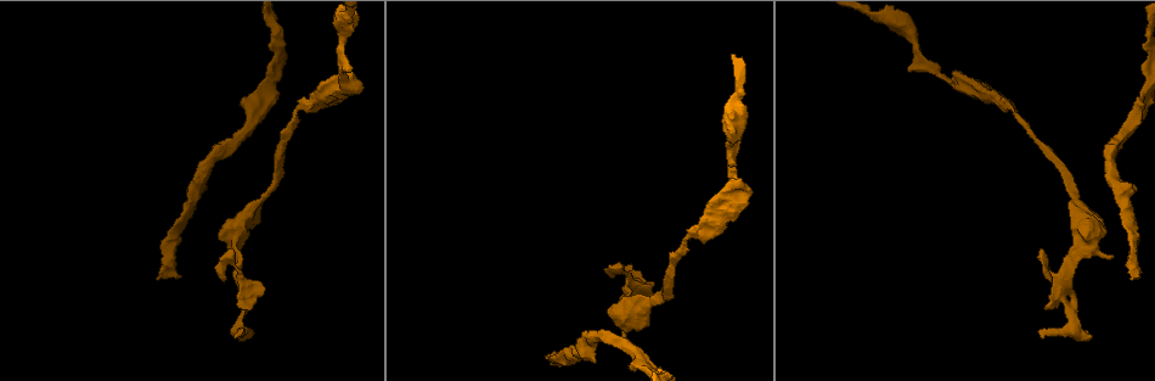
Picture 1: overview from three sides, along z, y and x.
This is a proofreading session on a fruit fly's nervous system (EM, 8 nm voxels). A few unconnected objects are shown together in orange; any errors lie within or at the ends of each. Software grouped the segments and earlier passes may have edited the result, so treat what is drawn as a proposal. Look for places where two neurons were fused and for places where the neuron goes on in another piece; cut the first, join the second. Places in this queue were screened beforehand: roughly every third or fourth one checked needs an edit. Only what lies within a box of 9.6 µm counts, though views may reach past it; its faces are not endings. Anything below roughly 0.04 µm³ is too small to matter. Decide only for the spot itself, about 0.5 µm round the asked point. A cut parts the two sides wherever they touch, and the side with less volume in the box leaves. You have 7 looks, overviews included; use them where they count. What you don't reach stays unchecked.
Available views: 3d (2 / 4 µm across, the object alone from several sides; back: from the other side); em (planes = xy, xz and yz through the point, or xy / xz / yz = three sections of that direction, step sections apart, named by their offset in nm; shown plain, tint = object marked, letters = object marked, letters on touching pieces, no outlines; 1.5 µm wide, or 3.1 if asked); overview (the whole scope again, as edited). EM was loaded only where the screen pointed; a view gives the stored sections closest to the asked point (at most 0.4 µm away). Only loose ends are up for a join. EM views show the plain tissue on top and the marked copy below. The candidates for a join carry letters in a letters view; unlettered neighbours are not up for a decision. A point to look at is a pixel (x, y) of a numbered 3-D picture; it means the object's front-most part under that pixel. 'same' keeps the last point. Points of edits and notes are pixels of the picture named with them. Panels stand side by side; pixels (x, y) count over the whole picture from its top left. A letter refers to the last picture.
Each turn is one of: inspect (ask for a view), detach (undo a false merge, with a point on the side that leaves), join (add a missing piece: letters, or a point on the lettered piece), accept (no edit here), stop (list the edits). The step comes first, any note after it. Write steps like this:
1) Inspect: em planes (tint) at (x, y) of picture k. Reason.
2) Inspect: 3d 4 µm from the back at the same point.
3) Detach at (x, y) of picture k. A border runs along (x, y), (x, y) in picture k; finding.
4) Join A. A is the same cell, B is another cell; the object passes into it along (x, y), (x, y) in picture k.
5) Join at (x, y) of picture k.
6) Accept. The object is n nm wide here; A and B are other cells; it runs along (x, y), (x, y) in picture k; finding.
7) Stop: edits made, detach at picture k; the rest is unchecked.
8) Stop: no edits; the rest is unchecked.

Inspect: 3d 4 µm from the back at (977, 87) of picture 1. A fork.

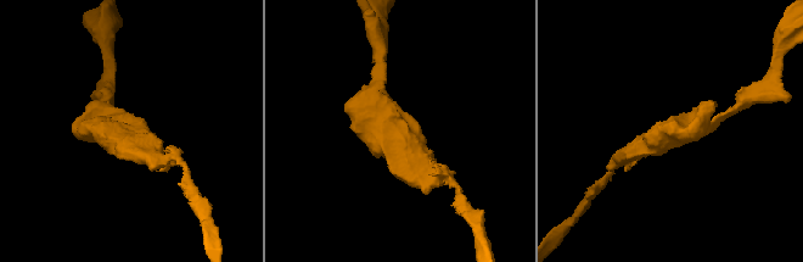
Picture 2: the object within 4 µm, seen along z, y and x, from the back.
Inspect: em xz step 8 (tint) at (383, 122) of picture 2. Shape alone is not enough.

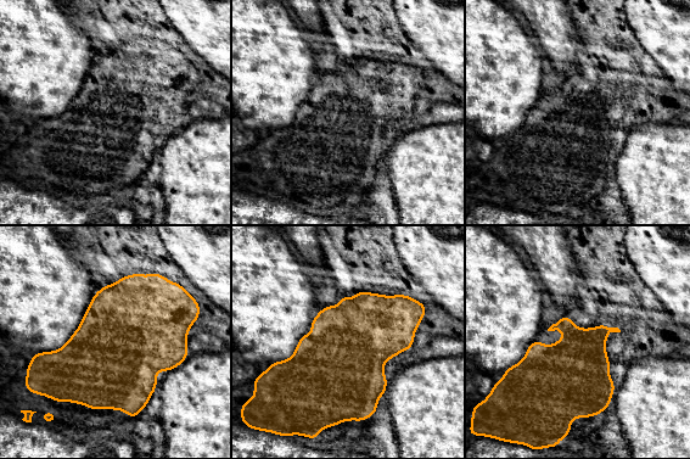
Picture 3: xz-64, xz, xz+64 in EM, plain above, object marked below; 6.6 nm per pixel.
Inspect: em xz step 8 (letters) at the same point.

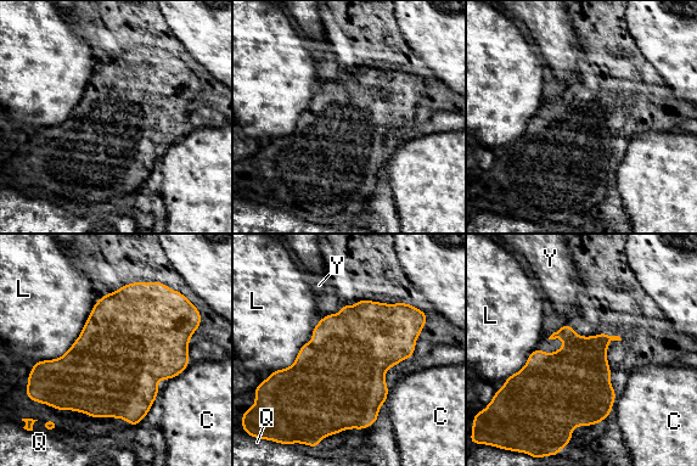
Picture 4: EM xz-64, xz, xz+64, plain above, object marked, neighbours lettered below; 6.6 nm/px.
Accept. C, L, Q and Y are other cells; a border runs along (563, 324), (571, 326) in picture 4; all the same neuron.

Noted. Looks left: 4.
Inspect: 3d 2 µm at (1105, 234) of picture 1. Thick end.

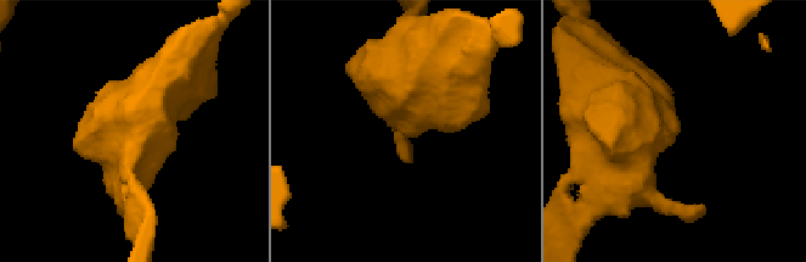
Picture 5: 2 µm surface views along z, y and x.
Inspect: em xy step 8 (letters) at (412, 136) of picture 5.

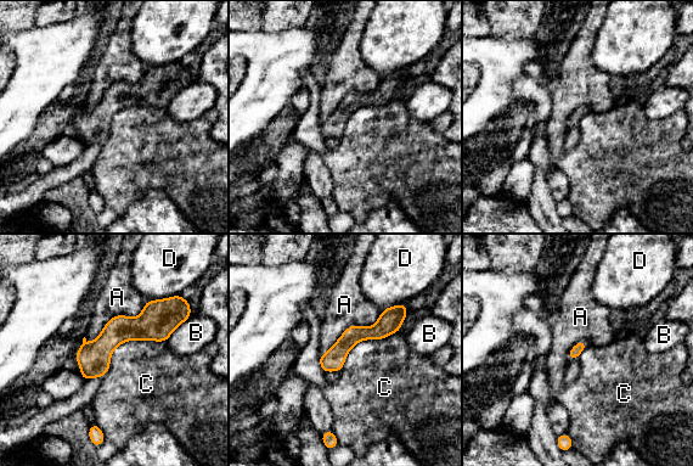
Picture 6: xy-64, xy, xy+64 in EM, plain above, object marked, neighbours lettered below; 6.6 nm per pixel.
Inspect: em planes (letters) at the same point.

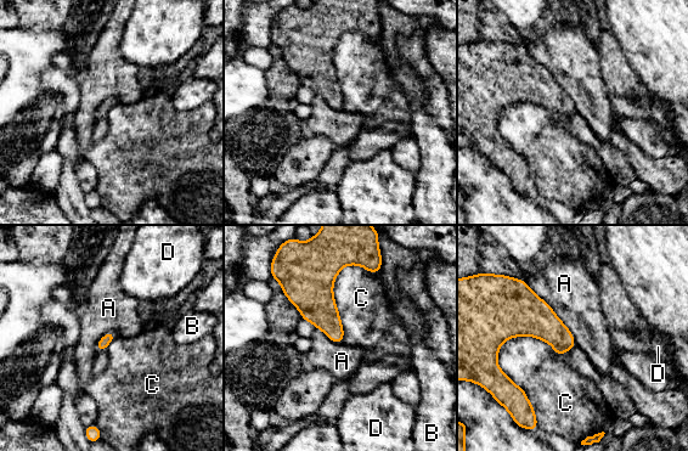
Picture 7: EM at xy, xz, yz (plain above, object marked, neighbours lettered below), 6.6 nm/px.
Accept. A, B, C and D are other cells; a border runs along (520, 278), (551, 308), (576, 345) in picture 7; none of them fits.

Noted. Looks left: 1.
Stop: no edits; the rest is unchecked.

